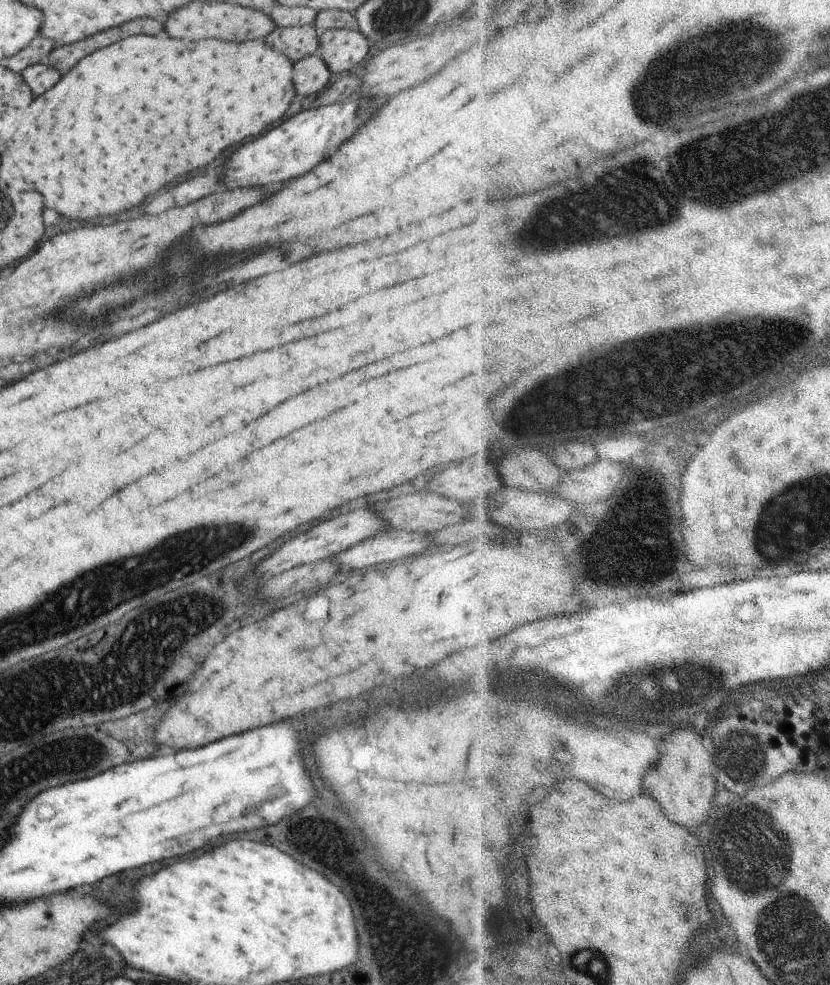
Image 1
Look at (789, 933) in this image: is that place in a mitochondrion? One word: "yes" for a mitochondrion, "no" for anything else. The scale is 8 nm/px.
yes

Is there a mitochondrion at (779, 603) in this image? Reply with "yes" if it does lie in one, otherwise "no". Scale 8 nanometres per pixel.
no

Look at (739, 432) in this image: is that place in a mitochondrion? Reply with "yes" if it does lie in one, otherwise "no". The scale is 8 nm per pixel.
no

